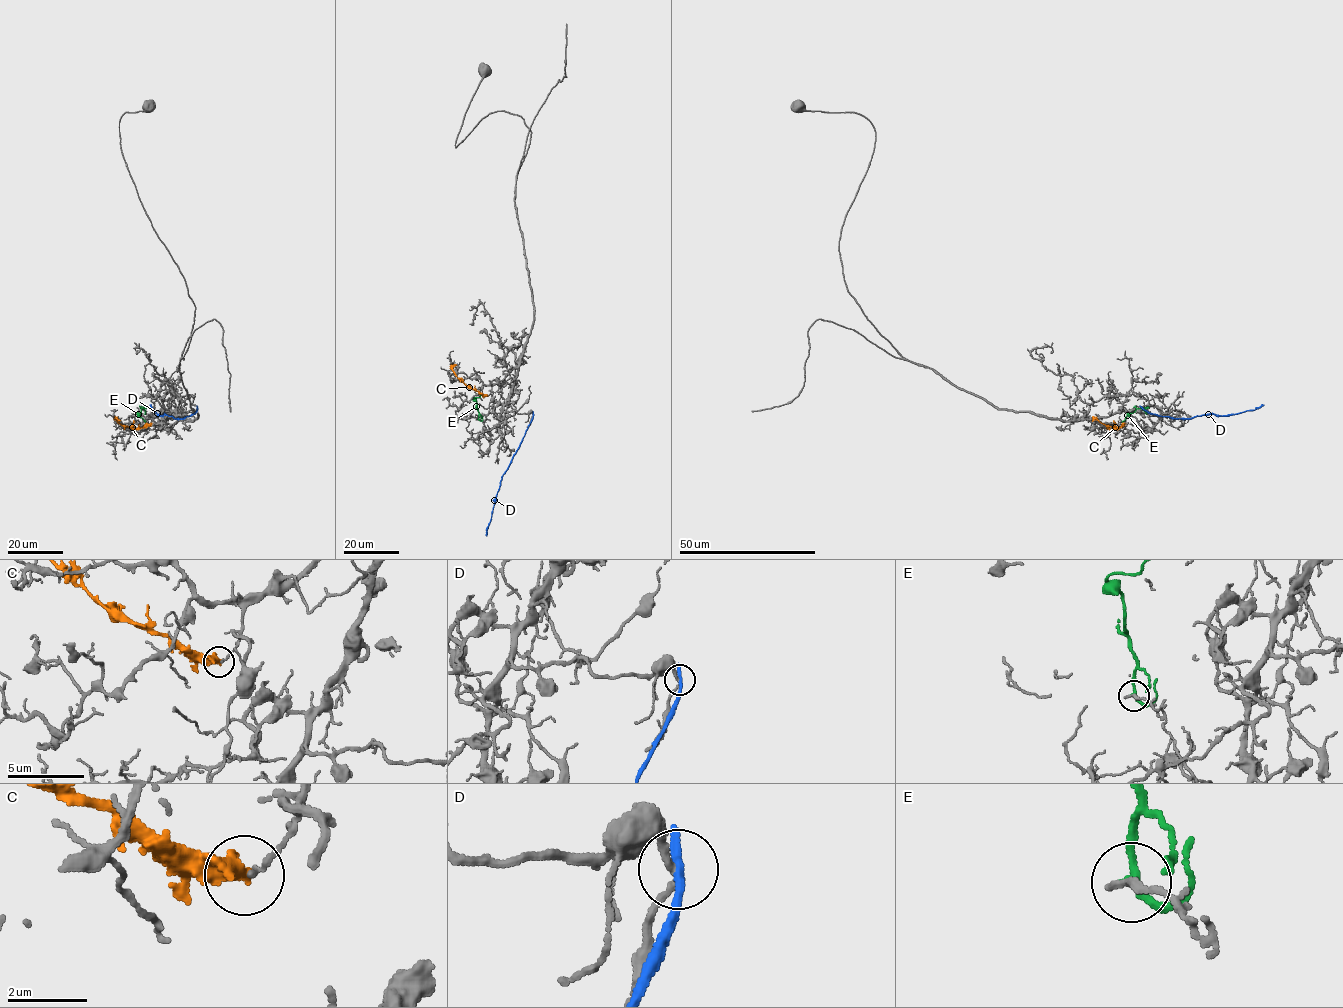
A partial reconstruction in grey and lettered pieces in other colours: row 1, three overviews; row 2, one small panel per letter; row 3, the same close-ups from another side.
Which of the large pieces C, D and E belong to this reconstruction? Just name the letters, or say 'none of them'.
none of them

